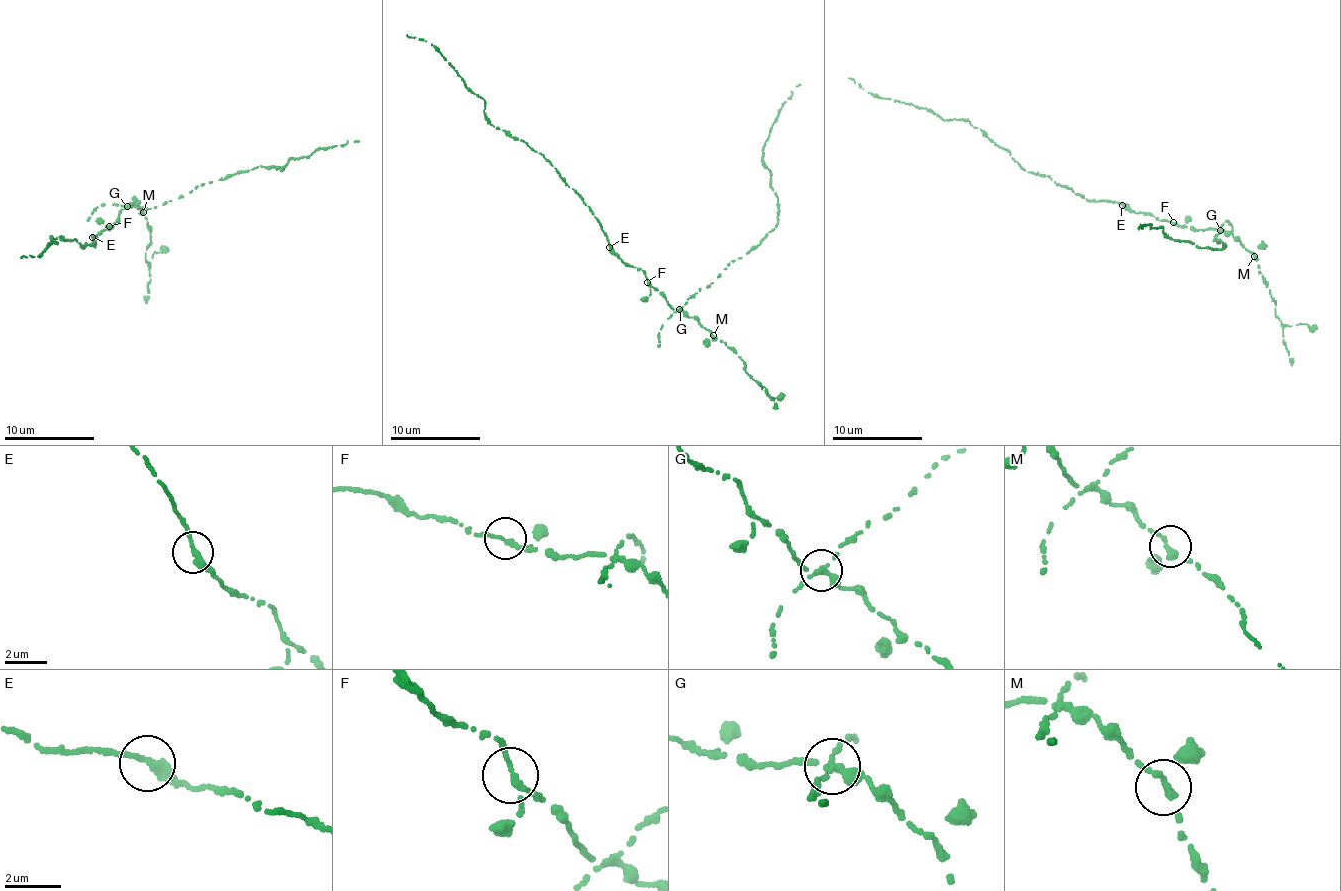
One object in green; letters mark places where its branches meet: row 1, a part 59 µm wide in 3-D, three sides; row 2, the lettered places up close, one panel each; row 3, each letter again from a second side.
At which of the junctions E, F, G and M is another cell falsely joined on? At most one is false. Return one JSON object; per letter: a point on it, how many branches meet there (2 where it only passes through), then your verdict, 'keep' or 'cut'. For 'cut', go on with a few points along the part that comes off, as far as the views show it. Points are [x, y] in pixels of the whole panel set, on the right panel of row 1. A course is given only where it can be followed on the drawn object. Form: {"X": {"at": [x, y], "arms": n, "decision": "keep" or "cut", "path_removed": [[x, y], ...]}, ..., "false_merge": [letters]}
{"E": {"at": [1122, 205], "arms": 2, "decision": "keep"}, "F": {"at": [1173, 222], "arms": 3, "decision": "keep"}, "G": {"at": [1220, 230], "arms": 3, "decision": "cut", "path_removed": [[1220, 230], [1213, 240], [1221, 240], [1225, 249], [1216, 249], [1176, 242], [1144, 224], [1139, 229]]}, "M": {"at": [1254, 256], "arms": 3, "decision": "keep"}, "false_merge": ["G"]}

